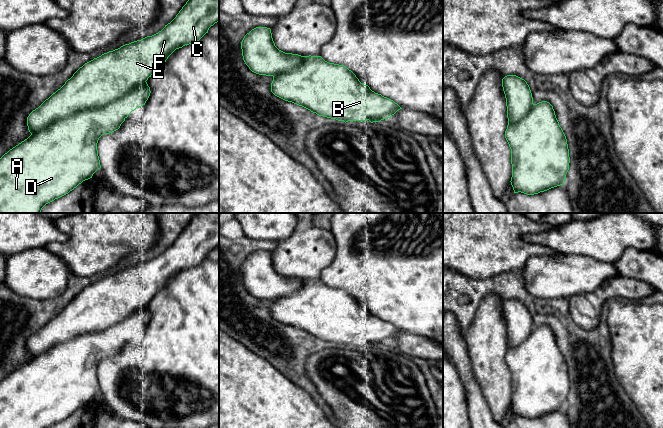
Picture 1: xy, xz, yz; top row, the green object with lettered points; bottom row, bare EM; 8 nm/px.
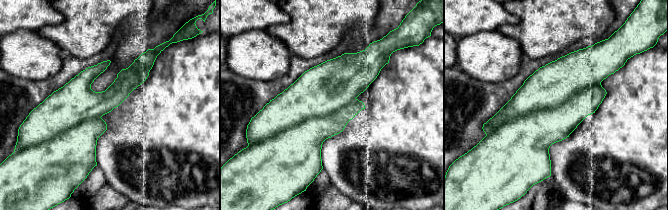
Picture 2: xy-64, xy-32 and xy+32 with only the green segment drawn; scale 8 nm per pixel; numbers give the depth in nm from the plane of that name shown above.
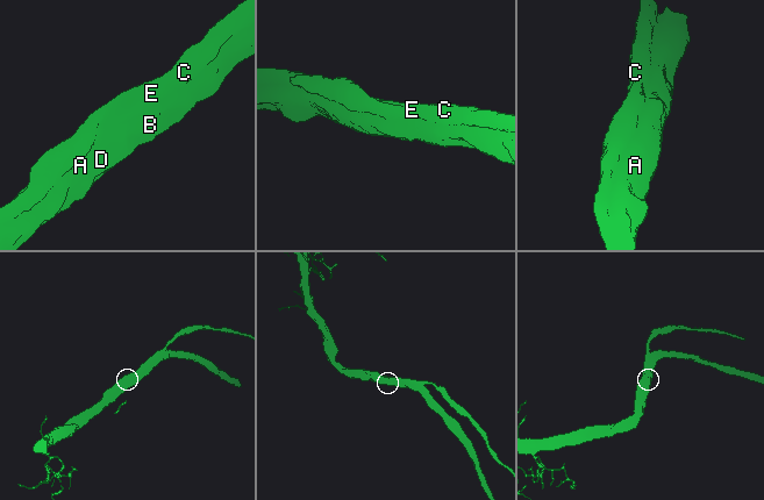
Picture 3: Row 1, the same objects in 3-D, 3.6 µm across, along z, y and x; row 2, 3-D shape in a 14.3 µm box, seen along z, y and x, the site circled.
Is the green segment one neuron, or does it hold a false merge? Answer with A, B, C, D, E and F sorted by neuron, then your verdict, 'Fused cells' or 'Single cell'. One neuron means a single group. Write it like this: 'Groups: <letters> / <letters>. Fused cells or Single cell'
Groups: A B C D E F. Single cell

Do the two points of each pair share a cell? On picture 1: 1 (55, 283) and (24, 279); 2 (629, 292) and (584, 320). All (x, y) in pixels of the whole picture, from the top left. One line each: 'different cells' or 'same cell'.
1: same cell
2: same cell

